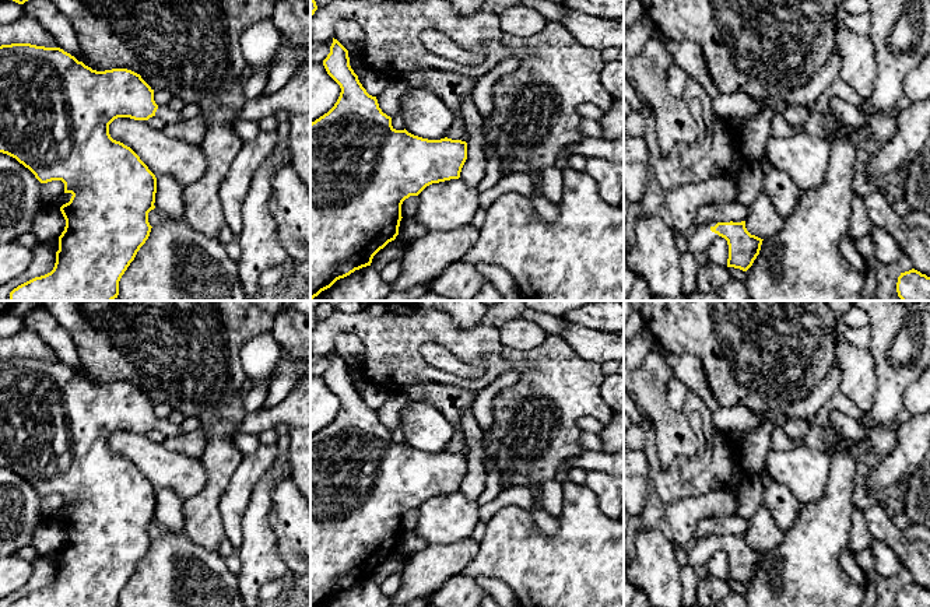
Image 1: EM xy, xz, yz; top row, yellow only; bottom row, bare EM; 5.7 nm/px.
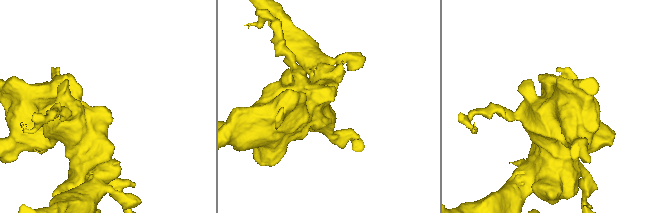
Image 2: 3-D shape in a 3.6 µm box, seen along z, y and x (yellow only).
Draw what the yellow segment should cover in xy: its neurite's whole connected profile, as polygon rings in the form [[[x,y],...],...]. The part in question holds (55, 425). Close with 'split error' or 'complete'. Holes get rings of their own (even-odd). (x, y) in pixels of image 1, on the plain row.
[[[31,357],[0,359],[0,466],[15,471],[20,477],[28,481],[41,497],[62,494],[64,497],[64,506],[73,508],[70,515],[60,520],[66,533],[66,540],[59,550],[59,564],[56,565],[53,583],[18,599],[10,607],[119,607],[119,594],[122,589],[134,573],[140,561],[148,552],[152,541],[148,536],[148,526],[155,522],[157,491],[130,460],[110,450],[109,438],[117,431],[148,434],[152,429],[158,429],[162,436],[179,436],[186,432],[182,425],[175,425],[168,418],[158,420],[154,414],[154,403],[140,387],[131,383],[112,382],[96,385],[60,361],[45,361]]] | split error

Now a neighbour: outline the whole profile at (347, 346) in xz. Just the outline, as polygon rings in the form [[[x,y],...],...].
[[[344,333],[336,338],[334,352],[337,352],[350,366],[359,368],[365,355],[365,347],[357,336]]]

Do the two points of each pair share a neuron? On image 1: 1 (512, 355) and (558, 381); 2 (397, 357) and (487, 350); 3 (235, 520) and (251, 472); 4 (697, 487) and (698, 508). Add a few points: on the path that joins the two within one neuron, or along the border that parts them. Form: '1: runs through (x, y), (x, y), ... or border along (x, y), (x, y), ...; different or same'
1: runs through (523, 355), (534, 357), (547, 369); same
2: runs through (420, 334), (448, 334), (464, 344); same
3: runs through (235, 508), (235, 498), (241, 484); same
4: border along (713, 487), (690, 497); different

